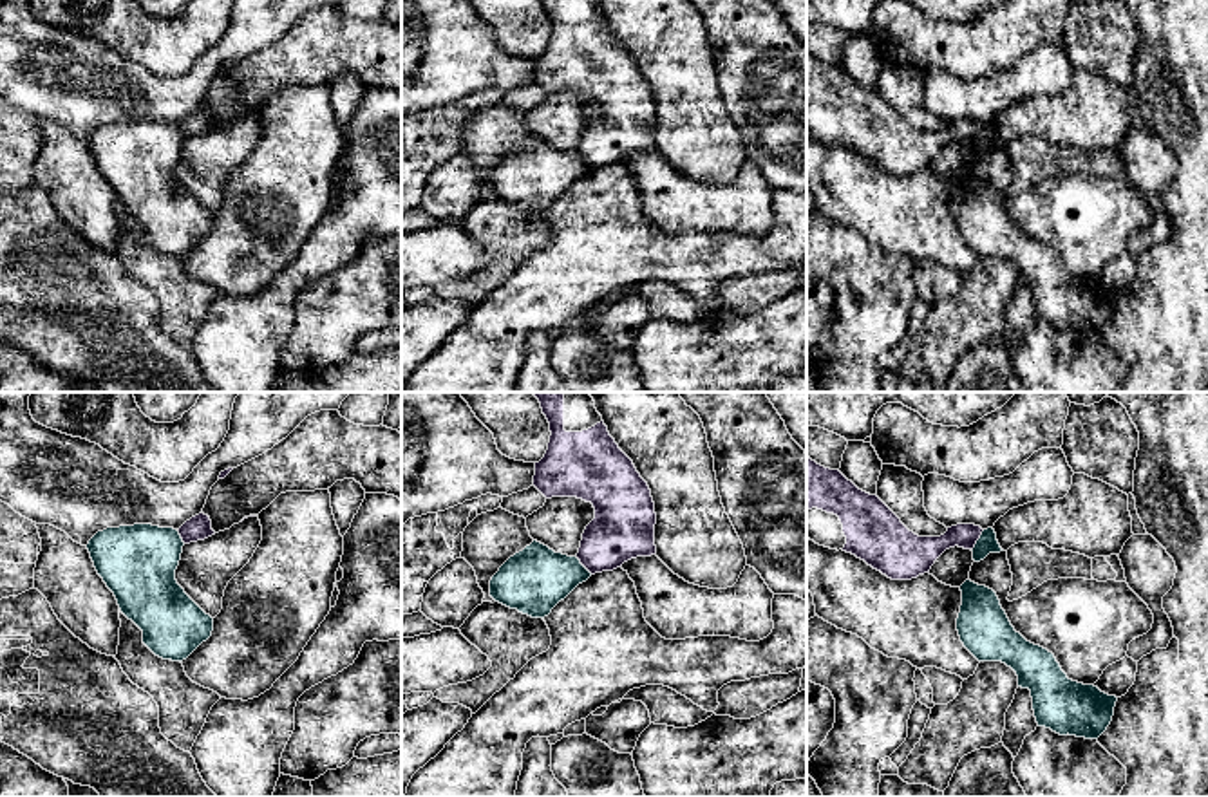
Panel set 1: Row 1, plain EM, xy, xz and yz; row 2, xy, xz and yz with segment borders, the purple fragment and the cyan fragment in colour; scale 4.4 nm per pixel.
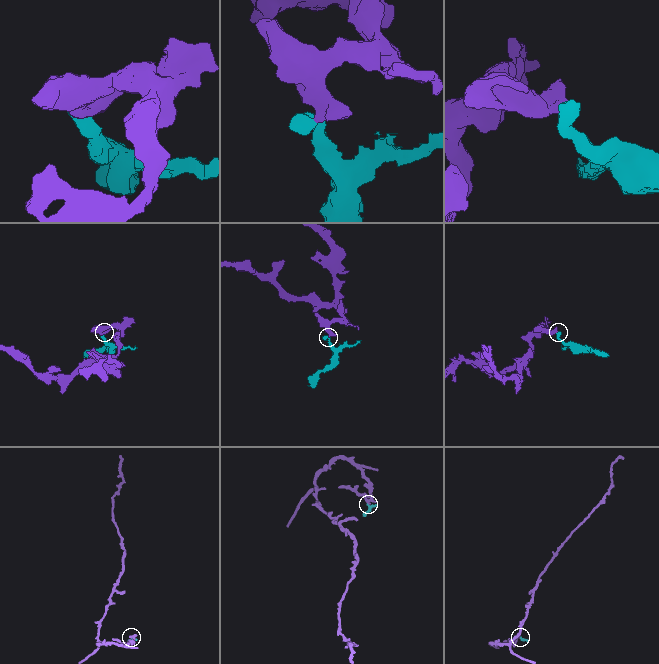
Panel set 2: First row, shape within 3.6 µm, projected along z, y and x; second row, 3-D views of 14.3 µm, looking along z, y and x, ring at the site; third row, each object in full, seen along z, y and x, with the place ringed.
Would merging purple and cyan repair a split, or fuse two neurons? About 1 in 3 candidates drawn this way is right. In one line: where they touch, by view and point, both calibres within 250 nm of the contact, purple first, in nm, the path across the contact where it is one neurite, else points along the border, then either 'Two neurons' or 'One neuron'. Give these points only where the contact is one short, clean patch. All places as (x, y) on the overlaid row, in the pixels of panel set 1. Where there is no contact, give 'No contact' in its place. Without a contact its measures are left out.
Touches purple at yz (977, 539). Thickness 140 nm (purple) against 90 nm. Boundary: yz (984, 530), (972, 550). Two neurons

